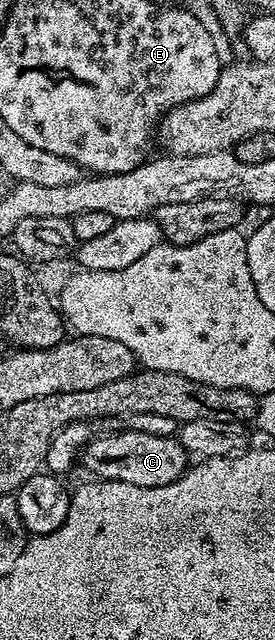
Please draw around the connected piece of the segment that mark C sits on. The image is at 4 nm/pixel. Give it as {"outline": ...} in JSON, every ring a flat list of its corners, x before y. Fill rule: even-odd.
{"outline":[[132,428,122,431,111,432,108,436,99,436,96,440,86,441,81,452,81,464,83,460,84,466,95,475,92,477,103,482,156,488,177,484,182,476,186,476,189,454,185,446,181,446,178,438,145,434]]}

